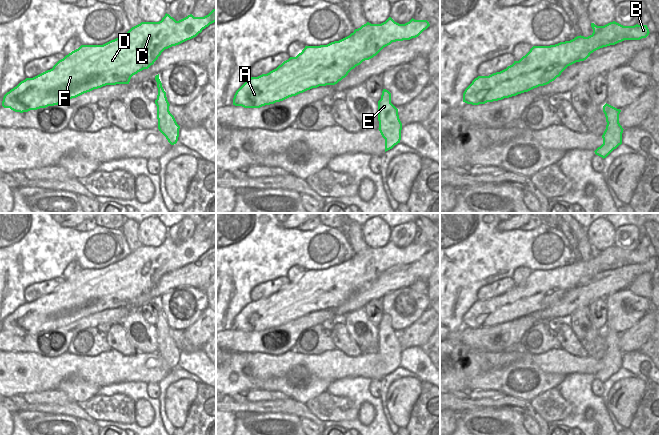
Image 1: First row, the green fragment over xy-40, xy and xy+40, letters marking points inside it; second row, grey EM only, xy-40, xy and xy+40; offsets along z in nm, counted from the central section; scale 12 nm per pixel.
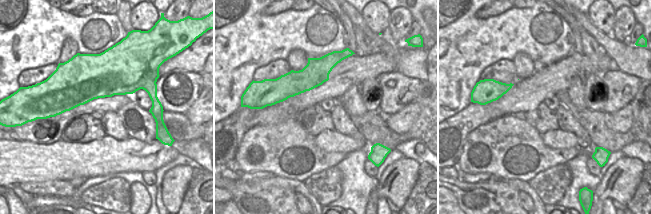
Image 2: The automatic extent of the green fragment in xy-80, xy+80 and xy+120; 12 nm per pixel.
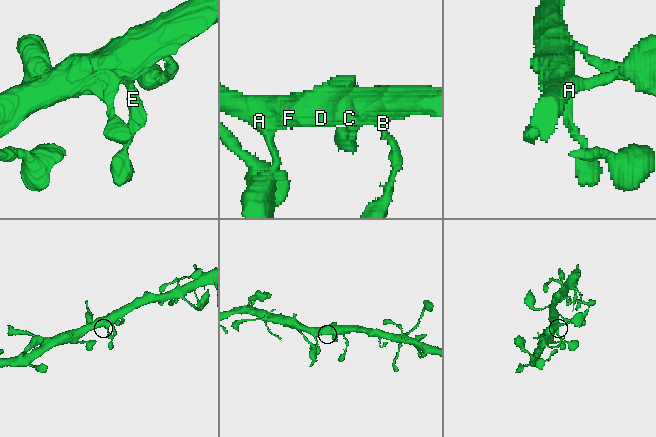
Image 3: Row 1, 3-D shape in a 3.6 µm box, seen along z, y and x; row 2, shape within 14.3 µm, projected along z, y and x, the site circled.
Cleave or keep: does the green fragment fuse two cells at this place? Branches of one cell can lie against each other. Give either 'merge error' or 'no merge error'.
no merge error

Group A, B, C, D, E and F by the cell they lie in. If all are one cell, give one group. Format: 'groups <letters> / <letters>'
groups A B C D E F

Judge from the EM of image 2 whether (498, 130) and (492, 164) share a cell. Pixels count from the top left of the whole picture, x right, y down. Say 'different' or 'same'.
same

